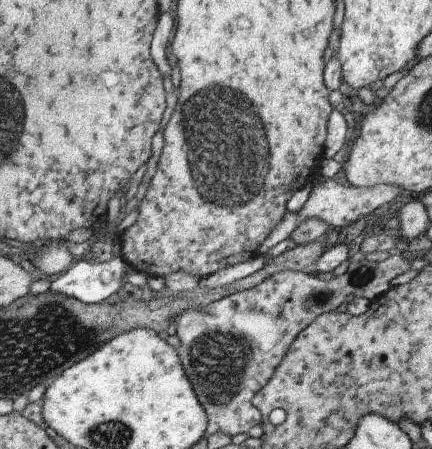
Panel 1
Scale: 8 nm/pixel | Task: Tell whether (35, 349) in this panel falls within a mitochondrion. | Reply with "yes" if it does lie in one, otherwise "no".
yes

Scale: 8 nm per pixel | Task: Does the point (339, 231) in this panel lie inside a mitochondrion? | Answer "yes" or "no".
no

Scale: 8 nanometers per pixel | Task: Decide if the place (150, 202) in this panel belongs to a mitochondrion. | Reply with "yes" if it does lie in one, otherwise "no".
no

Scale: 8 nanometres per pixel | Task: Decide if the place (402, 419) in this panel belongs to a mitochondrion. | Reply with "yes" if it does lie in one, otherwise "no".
no

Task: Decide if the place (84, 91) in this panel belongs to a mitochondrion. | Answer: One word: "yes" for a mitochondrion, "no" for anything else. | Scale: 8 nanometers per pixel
no

